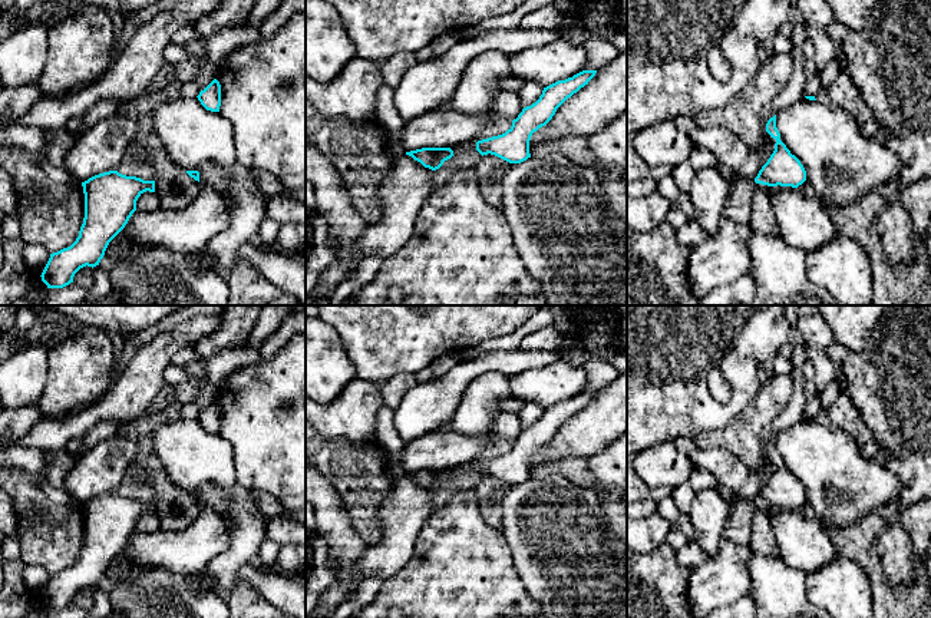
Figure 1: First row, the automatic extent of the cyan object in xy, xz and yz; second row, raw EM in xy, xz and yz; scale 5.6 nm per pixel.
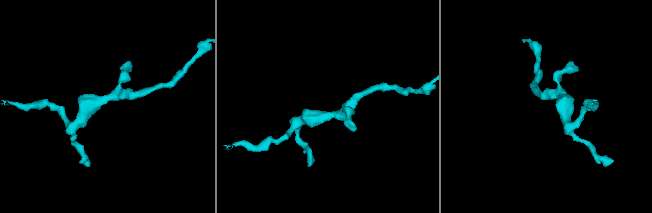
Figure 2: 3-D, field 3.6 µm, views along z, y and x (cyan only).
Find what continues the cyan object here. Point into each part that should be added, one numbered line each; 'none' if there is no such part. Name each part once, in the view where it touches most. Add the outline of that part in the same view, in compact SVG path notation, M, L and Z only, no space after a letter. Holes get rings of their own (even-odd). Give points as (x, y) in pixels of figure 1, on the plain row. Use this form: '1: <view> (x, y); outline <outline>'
none

